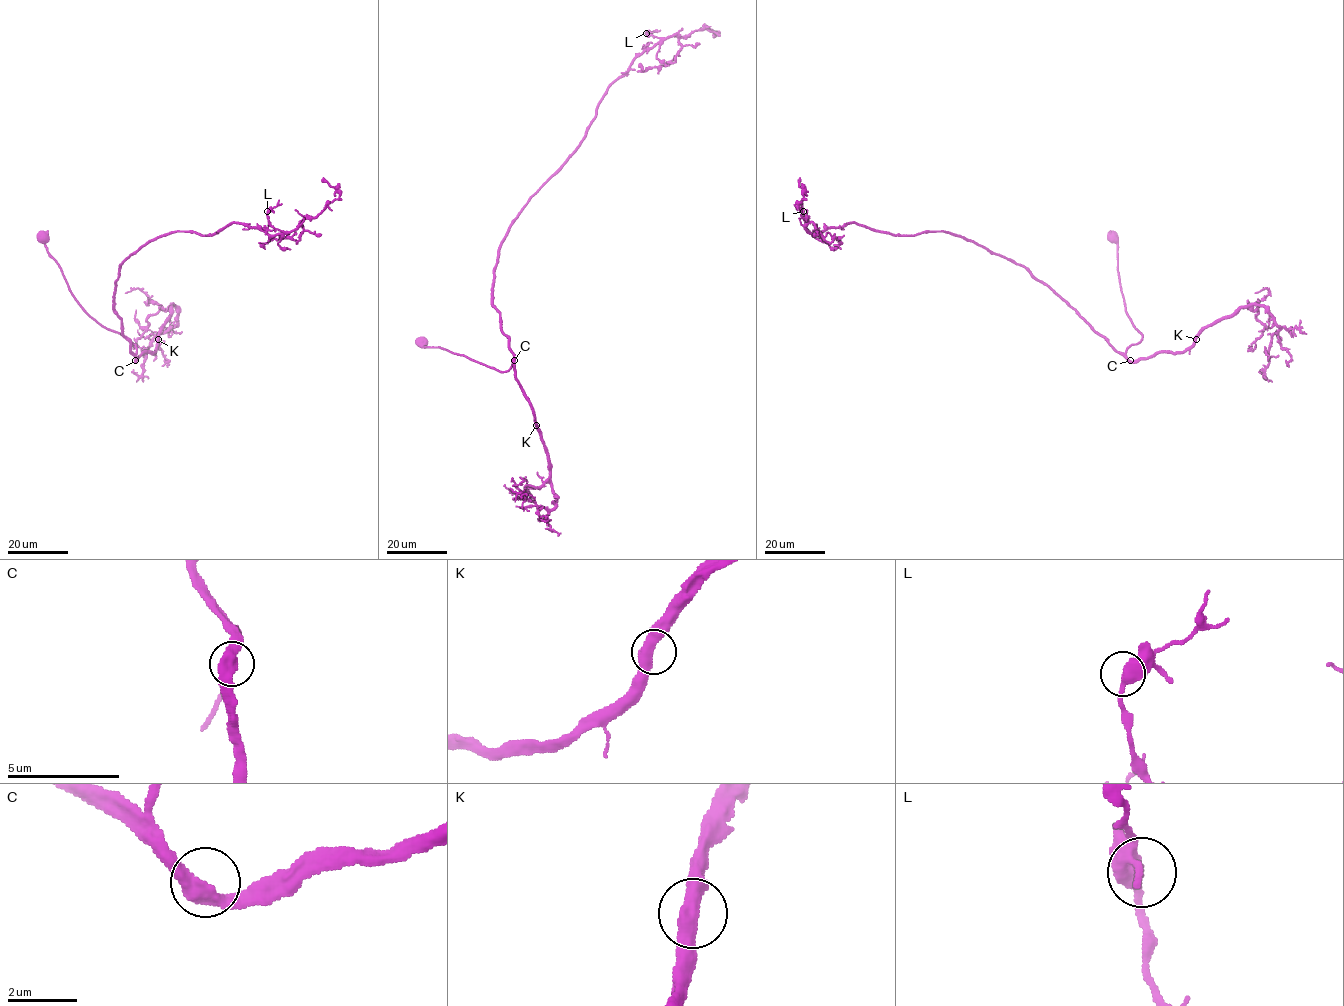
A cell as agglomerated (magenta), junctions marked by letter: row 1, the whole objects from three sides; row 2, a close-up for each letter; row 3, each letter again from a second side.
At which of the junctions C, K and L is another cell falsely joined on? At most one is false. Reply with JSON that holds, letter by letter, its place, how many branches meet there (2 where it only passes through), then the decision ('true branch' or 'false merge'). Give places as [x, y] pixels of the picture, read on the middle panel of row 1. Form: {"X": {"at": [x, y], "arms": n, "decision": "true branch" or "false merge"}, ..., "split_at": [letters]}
{"C": {"at": [514, 360], "arms": 2, "decision": "true branch"}, "K": {"at": [536, 425], "arms": 2, "decision": "true branch"}, "L": {"at": [646, 33], "arms": 2, "decision": "true branch"}, "split_at": []}

